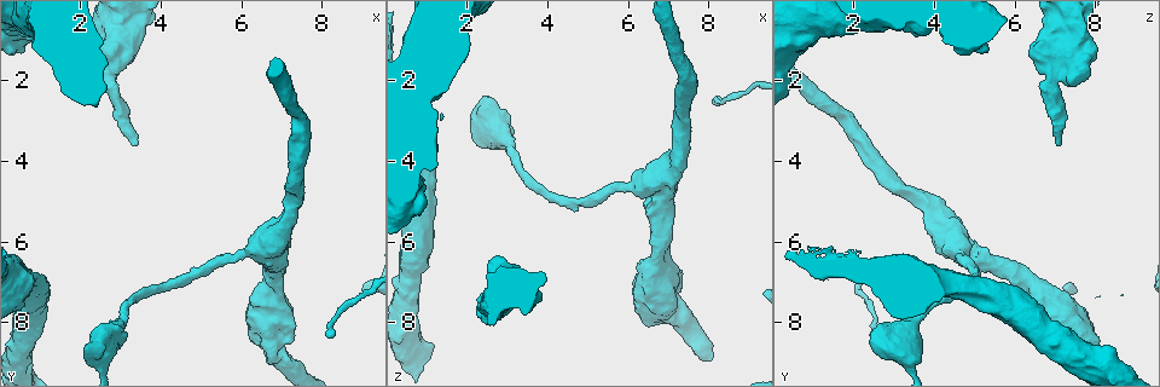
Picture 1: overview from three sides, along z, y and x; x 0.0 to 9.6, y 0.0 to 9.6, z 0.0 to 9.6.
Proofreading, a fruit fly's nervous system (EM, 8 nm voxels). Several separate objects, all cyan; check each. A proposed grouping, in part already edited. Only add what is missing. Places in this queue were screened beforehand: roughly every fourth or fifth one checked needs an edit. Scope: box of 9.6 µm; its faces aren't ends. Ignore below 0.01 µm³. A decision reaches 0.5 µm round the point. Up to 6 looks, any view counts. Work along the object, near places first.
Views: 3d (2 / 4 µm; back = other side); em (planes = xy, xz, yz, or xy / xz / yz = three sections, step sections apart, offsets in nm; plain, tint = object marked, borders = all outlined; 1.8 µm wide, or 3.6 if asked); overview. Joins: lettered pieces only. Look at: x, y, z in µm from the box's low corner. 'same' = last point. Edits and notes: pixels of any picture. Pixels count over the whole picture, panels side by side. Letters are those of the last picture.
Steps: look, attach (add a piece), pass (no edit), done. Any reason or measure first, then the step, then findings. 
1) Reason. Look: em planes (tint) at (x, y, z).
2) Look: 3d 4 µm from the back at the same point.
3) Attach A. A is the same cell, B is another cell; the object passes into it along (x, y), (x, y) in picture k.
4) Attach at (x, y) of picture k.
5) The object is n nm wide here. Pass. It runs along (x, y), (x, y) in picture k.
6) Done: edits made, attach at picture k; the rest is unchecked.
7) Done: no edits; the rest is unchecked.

Free end. Look: 3d 4 µm at (2.25, 1.35, 7.80).

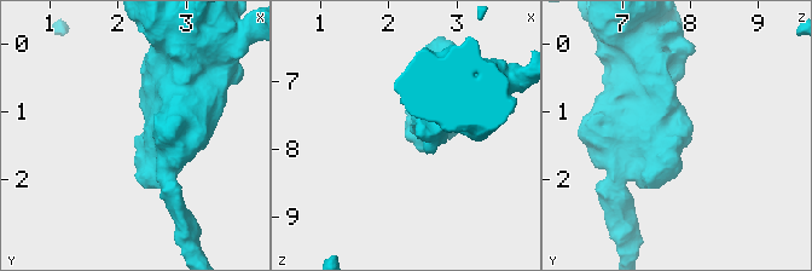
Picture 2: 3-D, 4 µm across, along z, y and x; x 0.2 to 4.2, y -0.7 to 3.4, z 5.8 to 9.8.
Shape alone is not enough. Look: em 3.6 µm planes (borders) at (2.25, 1.40, 7.80).

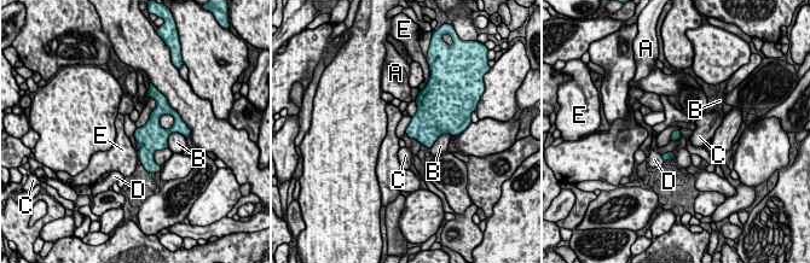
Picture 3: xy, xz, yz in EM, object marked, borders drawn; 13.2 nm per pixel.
Pass. A, B, C, D and E are other cells; a border runs along (137, 151), (139, 161) in picture 3; none of them fits.

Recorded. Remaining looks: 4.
Branch stops here. Look: em 3.6 µm yz step 16 (tint) at (3.40, 3.55, 7.10).

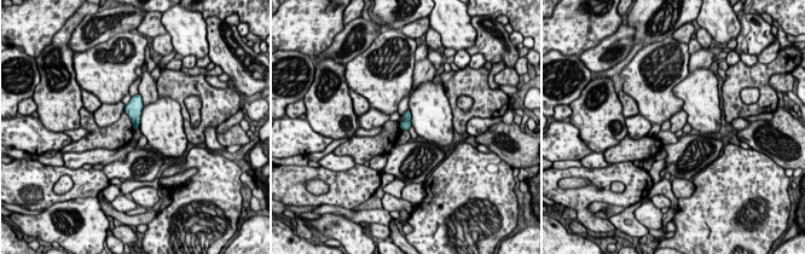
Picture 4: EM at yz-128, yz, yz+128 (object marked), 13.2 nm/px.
Look: em 3.6 µm planes (borders) at the same point.

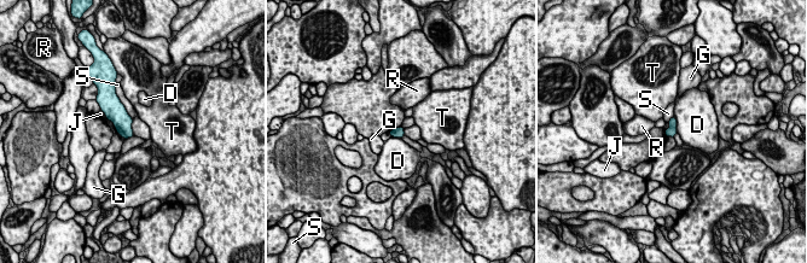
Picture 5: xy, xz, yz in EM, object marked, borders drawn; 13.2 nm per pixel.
The longest contact is with S, 400 nm. Pass. D, G, J, R, S and T are other cells; a border runs along (674, 115), (678, 132) in picture 5; none of them fits.

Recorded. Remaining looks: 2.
Narrows sharply. Look: 3d 4 µm at (8.35, 7.80, 2.55).

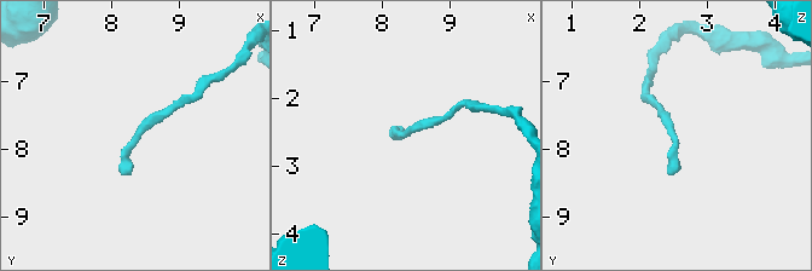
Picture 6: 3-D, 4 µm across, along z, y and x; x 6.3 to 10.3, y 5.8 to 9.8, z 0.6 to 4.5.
Look: em 3.6 µm yz step 4 (borders) at (8.35, 7.90, 2.50).

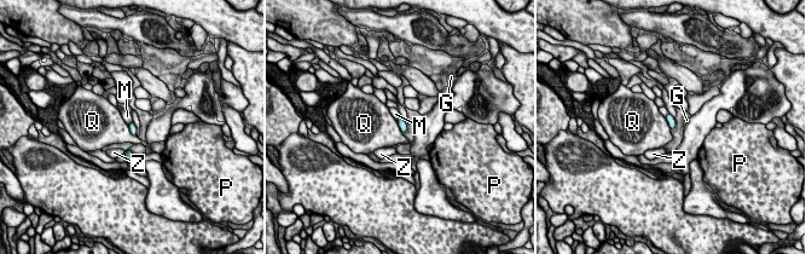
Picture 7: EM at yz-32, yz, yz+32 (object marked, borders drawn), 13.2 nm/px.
The longest contact is with Q, 190 nm. Pass. G, M, P, Q and Z are other cells; a border runs along (127, 126), (128, 131), (135, 136) in picture 7; none of them fits.

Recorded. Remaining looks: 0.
Done: no edits; the rest is unchecked.

